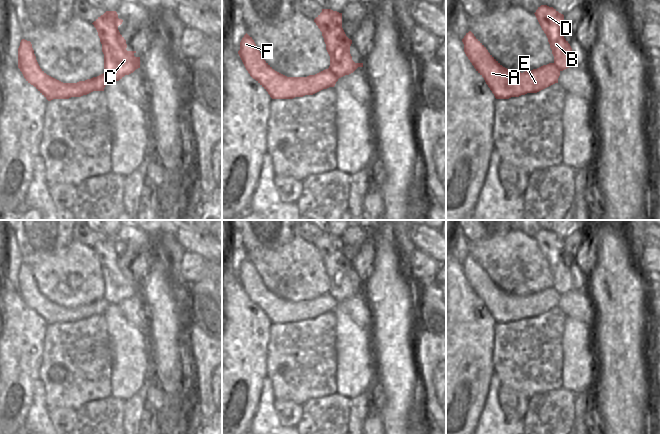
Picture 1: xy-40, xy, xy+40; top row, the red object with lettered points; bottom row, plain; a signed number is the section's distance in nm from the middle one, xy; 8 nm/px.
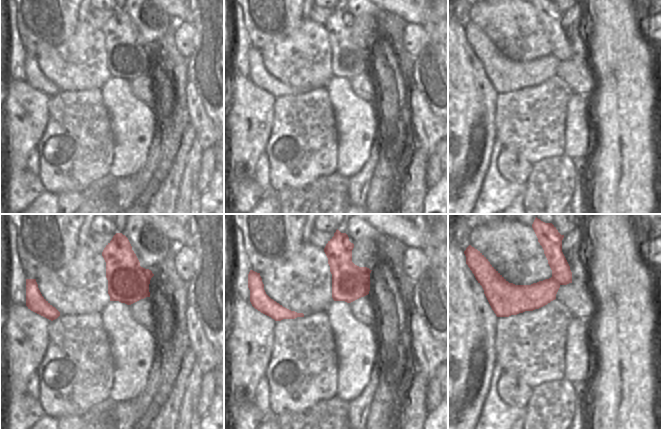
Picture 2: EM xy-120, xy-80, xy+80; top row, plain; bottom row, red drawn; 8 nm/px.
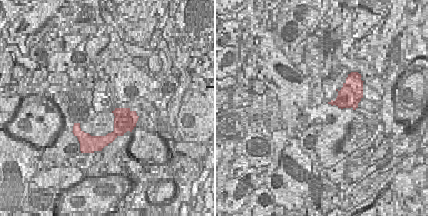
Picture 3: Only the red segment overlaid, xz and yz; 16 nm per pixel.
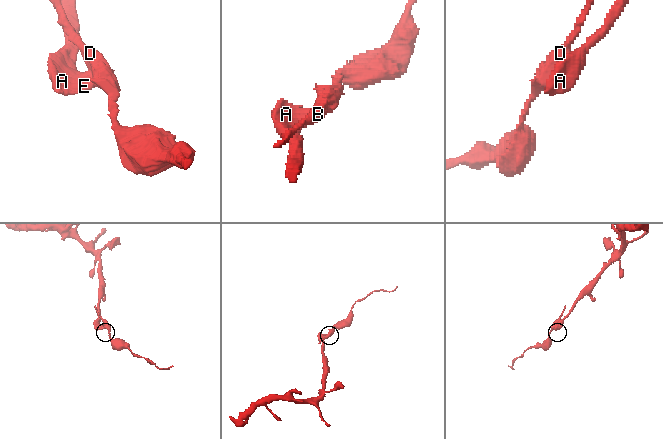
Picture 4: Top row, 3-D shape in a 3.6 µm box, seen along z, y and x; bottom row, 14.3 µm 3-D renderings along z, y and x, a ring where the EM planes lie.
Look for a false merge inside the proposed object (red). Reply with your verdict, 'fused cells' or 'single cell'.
fused cells

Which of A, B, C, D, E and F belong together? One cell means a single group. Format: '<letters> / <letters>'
A E F / B C D

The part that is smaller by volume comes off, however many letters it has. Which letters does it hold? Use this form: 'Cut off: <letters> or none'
Cut off: B, C, D

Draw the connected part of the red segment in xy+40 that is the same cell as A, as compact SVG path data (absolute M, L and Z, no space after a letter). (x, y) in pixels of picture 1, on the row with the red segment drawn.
M469 31L462 39L464 52L476 71L484 78L496 99L509 99L537 93L558 83L560 70L555 63L523 73L503 67L486 47Z

